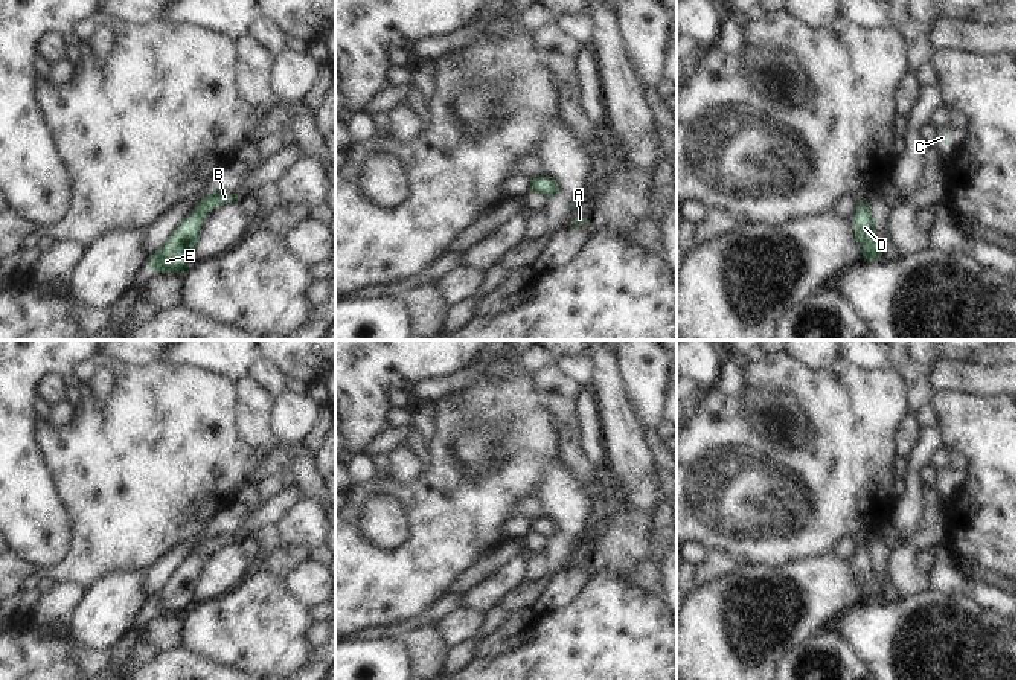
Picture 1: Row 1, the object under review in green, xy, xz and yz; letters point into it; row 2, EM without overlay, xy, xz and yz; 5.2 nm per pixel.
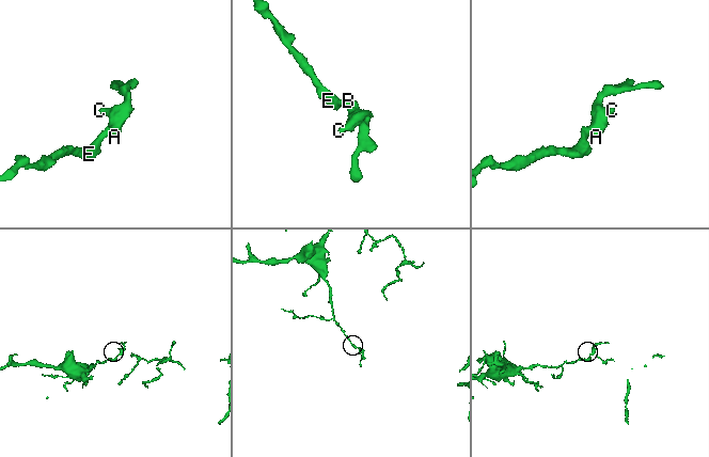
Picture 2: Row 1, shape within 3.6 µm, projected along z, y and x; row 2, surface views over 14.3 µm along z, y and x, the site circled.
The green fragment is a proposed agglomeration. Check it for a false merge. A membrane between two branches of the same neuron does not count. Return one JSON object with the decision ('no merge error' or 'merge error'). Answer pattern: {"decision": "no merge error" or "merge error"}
{"decision": "no merge error"}

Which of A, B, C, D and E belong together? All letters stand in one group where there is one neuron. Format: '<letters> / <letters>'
A B C D E

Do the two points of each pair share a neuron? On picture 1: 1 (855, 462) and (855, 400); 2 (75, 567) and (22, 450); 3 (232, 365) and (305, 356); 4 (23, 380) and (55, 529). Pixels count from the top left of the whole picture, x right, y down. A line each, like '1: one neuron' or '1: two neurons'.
1: one neuron
2: two neurons
3: one neuron
4: one neuron

